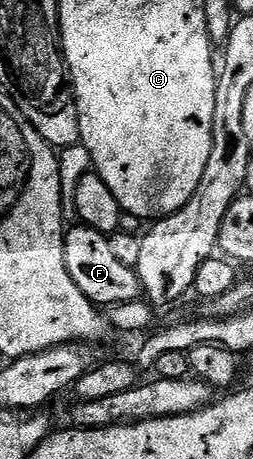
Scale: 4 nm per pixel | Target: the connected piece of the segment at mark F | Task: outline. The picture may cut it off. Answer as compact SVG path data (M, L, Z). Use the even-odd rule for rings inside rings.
M82 225L72 226L63 237L65 265L69 269L69 277L85 293L90 303L96 305L114 305L133 301L143 295L143 286L139 283L136 268L125 265L109 250L109 238L97 229ZM71 228L72 231L71 231Z

